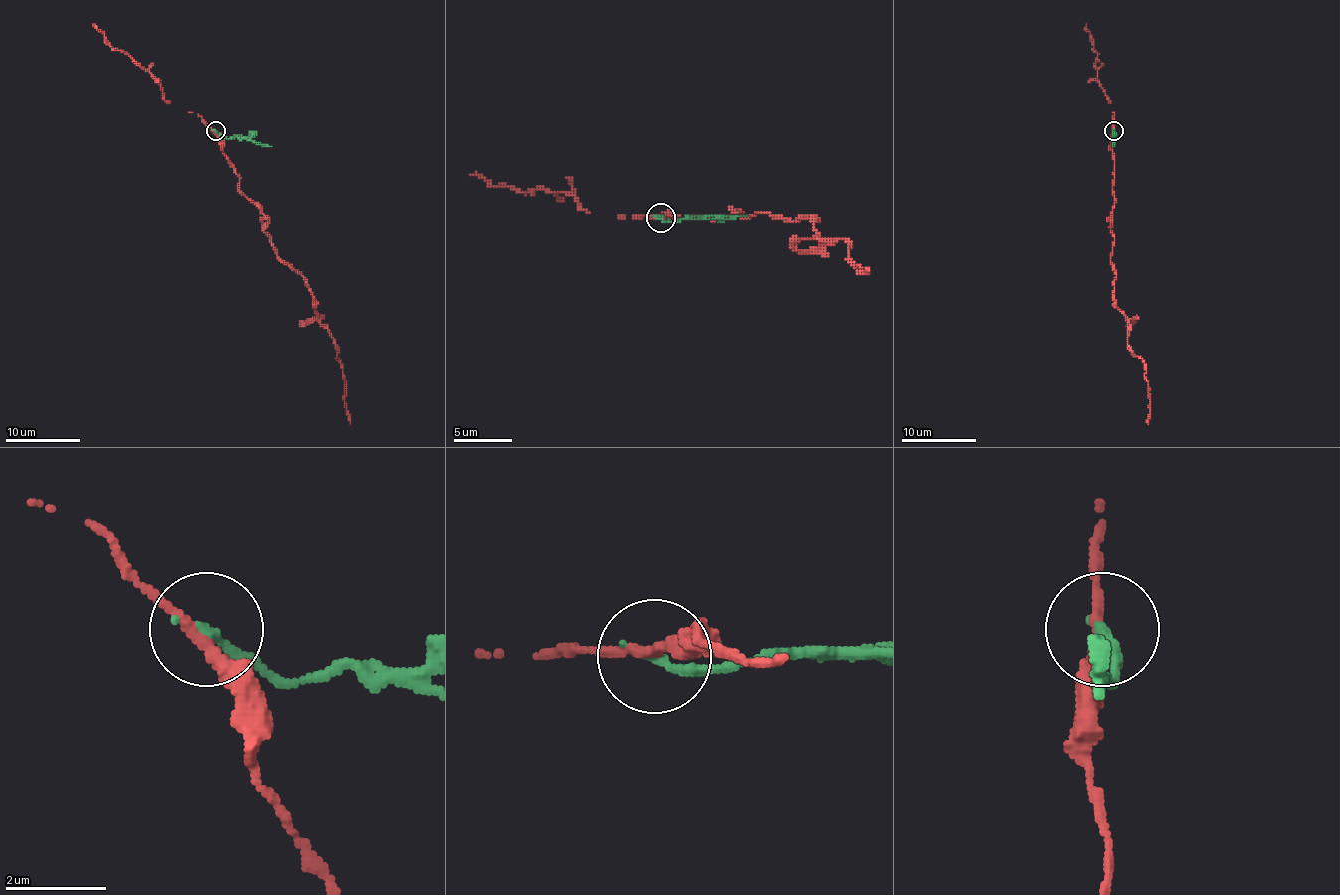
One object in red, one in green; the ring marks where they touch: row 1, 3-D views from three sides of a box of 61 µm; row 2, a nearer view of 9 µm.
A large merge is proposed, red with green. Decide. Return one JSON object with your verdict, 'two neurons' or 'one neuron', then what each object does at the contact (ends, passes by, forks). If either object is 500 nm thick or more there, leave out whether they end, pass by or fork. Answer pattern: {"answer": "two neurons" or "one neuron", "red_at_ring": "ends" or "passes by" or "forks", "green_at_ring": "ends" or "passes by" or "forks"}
{"answer": "two neurons", "red_at_ring": "passes by", "green_at_ring": "ends"}

